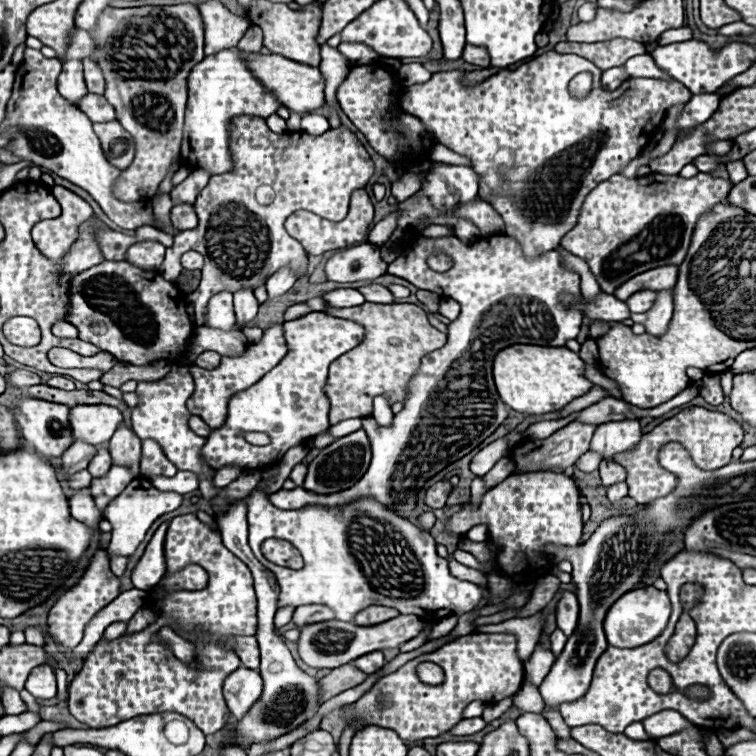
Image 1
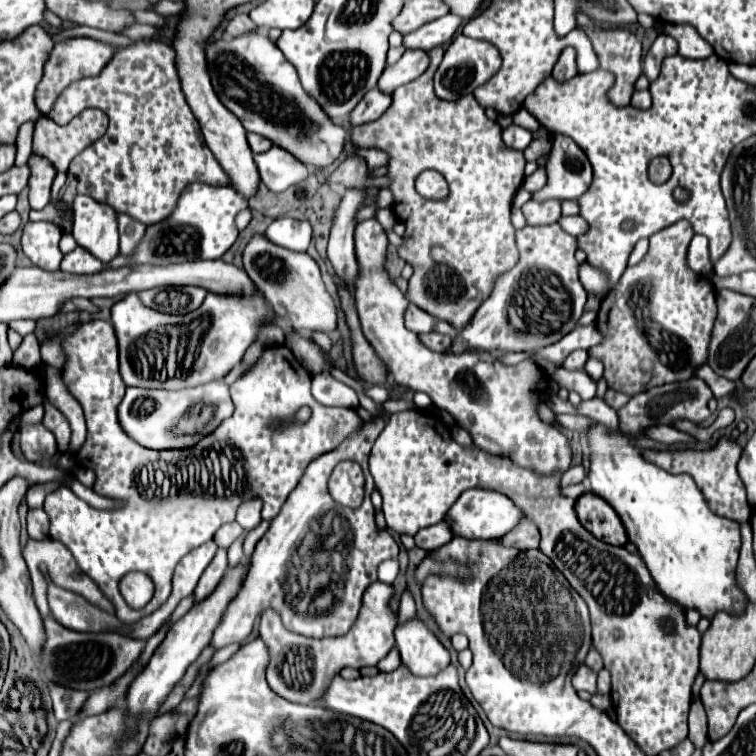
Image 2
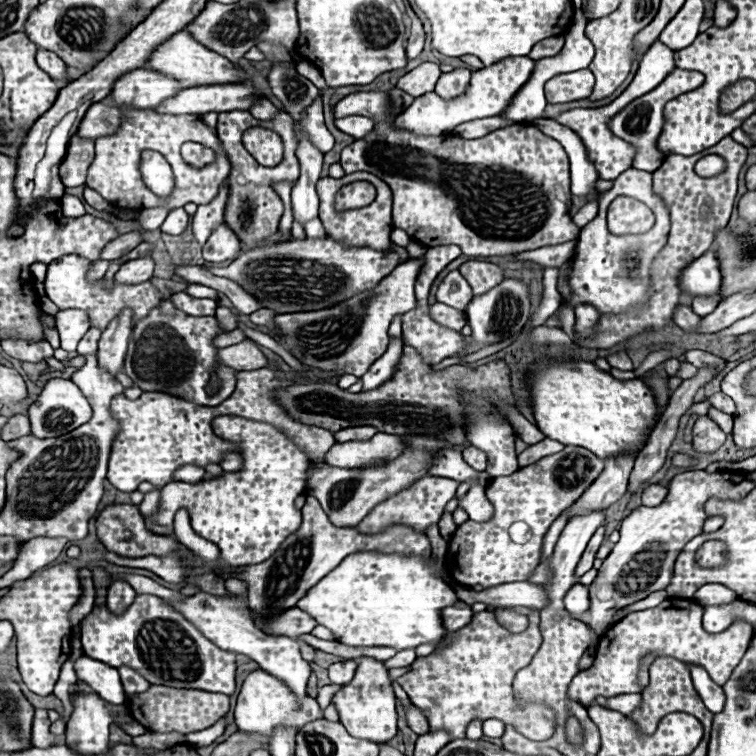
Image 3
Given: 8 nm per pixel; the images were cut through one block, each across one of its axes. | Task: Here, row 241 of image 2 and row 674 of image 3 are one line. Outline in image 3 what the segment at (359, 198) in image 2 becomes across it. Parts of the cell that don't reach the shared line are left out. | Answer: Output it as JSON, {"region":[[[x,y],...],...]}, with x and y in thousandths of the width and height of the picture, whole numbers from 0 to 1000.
{"region":[[[458,873],[458,876],[444,876],[434,884],[437,889],[437,902],[439,905],[460,905],[466,897],[468,897],[468,889],[471,889],[471,876],[468,873]]]}

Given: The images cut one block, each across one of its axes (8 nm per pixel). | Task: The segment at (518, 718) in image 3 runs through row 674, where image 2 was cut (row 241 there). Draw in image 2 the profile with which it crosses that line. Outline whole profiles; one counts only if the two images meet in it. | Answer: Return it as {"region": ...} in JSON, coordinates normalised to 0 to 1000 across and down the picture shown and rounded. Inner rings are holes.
{"region":[[[571,63],[569,69],[569,87],[558,101],[553,101],[548,108],[540,108],[537,114],[529,114],[519,122],[519,138],[516,143],[495,161],[479,164],[466,169],[463,185],[474,196],[500,196],[513,204],[513,251],[521,259],[519,280],[529,294],[534,294],[534,320],[526,328],[526,339],[540,347],[548,354],[545,368],[540,370],[540,386],[537,394],[550,402],[553,407],[563,410],[579,423],[590,423],[603,437],[614,434],[632,405],[646,394],[653,368],[664,360],[675,357],[685,347],[685,328],[680,315],[680,299],[675,294],[675,272],[677,259],[688,249],[693,238],[693,206],[685,198],[669,196],[664,188],[664,169],[646,159],[640,151],[640,143],[630,135],[630,130],[614,127],[601,135],[582,132],[574,124],[571,116],[571,101],[585,82],[587,63]],[[561,225],[577,225],[582,228],[593,246],[595,257],[590,265],[574,267],[558,262],[548,251],[548,241],[556,228]]]}

